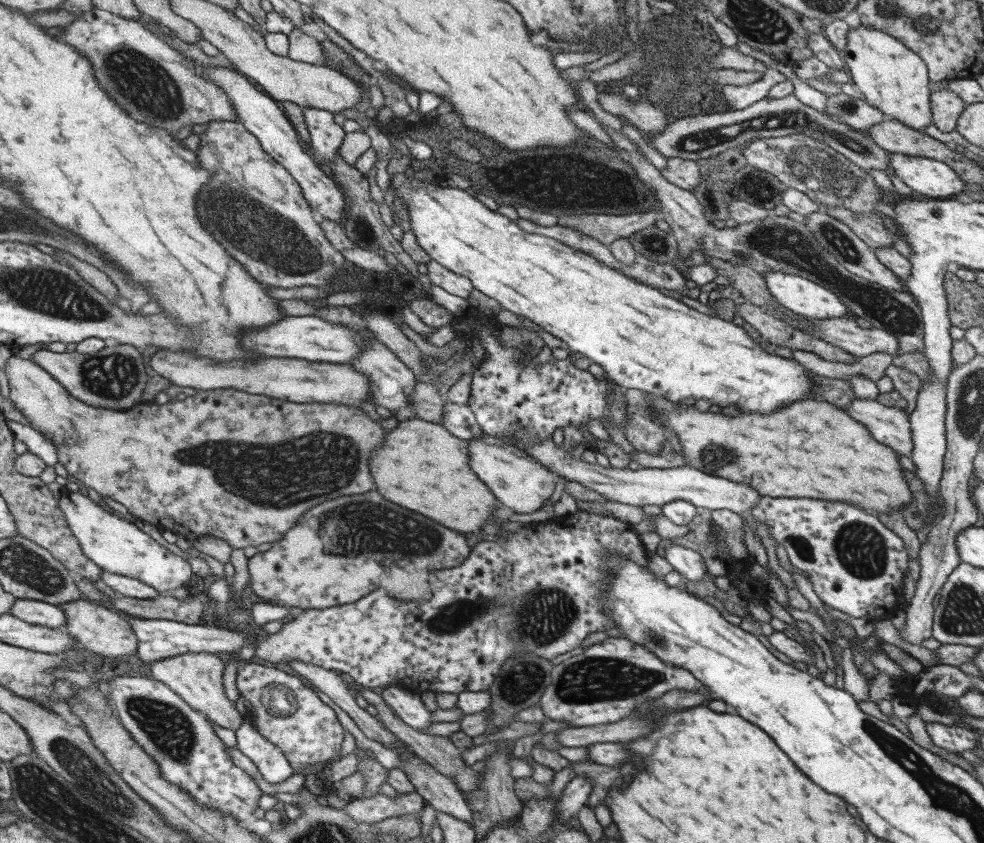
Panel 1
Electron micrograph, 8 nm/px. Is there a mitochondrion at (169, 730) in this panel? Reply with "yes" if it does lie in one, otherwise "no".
yes

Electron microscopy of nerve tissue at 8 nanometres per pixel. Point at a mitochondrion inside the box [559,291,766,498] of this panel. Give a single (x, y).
(716, 457)

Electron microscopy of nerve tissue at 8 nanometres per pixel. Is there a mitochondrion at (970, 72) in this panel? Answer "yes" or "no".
no

